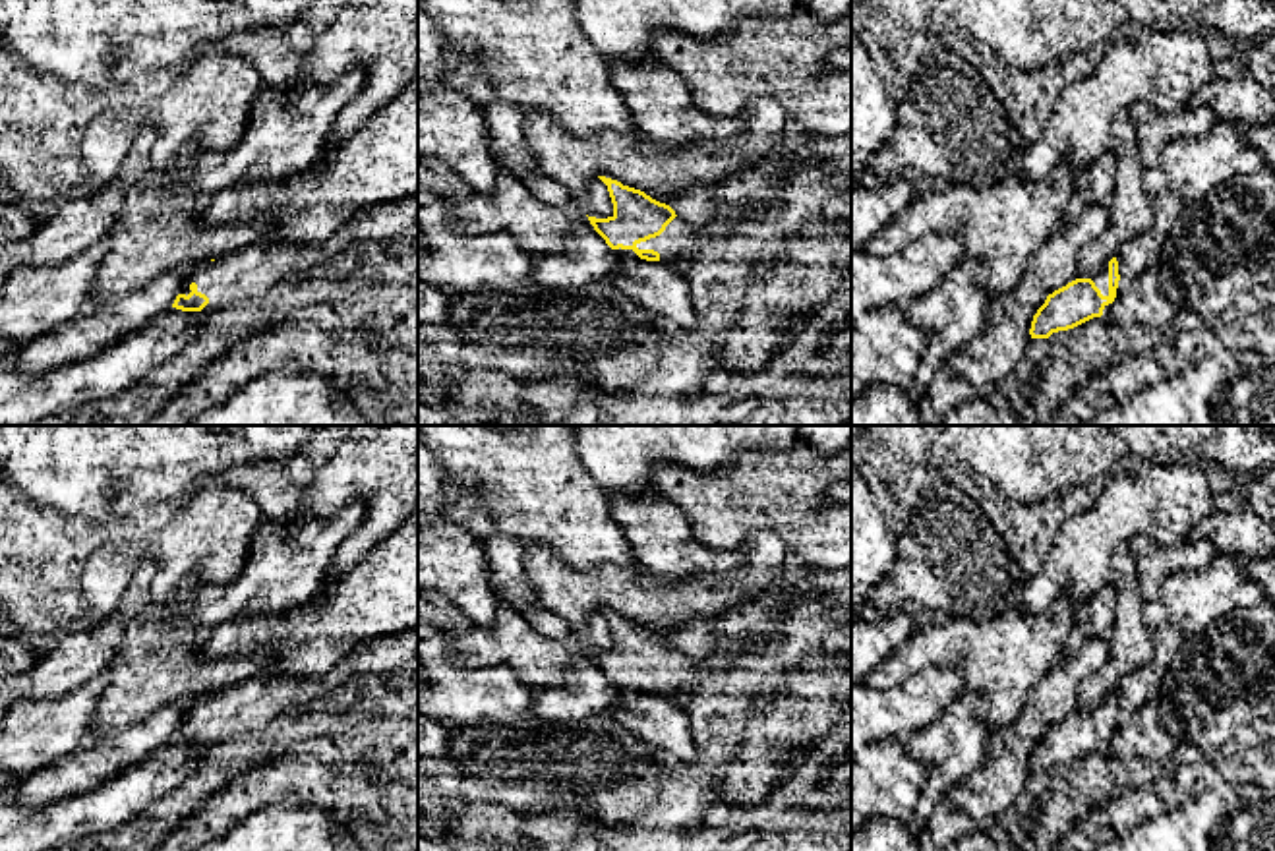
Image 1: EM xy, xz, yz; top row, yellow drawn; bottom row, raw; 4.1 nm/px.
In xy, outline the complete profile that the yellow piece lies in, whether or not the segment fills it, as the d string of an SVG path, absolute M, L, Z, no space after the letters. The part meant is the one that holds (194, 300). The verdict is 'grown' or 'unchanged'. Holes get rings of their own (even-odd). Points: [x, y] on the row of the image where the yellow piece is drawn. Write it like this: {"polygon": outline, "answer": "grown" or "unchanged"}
{"polygon": "M265 240L193 265L172 308L209 315L302 277L315 251L298 240Z", "answer": "grown"}

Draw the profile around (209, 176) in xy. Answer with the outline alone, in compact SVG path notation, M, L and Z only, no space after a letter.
M362 70L321 83L306 85L294 95L265 85L252 108L252 118L242 139L224 153L203 151L193 166L193 176L186 182L197 197L209 201L213 193L240 182L271 182L292 176L323 155L325 141L331 135L335 118L346 103L360 91L364 81Z

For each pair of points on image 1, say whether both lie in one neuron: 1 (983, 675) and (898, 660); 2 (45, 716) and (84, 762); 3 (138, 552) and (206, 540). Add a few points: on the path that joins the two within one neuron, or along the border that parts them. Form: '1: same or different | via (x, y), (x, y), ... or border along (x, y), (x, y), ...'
1: same | via (964, 654), (919, 654)
2: different | border along (84, 743), (33, 772)
3: same | via (155, 548), (188, 546)

